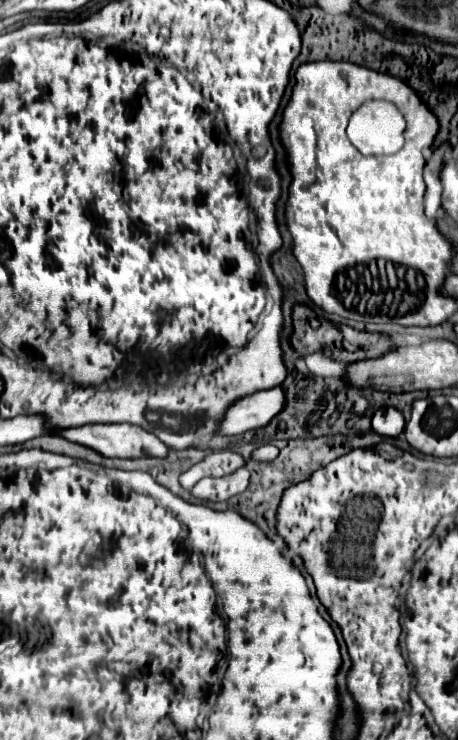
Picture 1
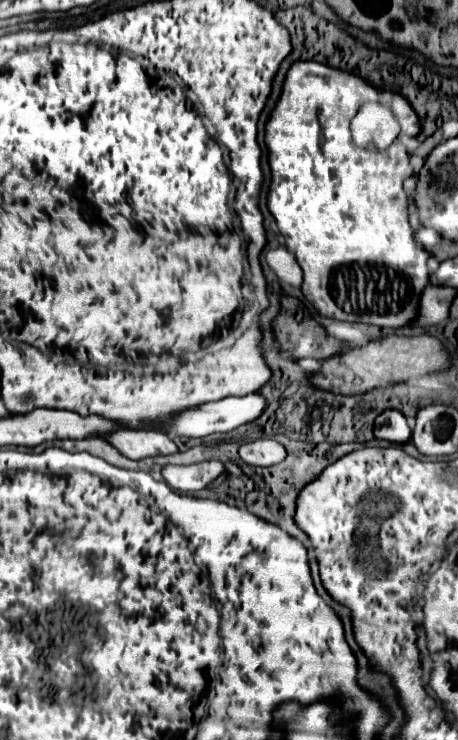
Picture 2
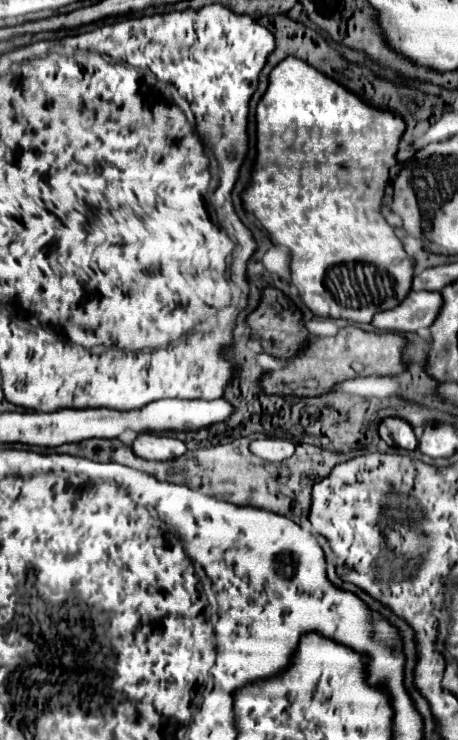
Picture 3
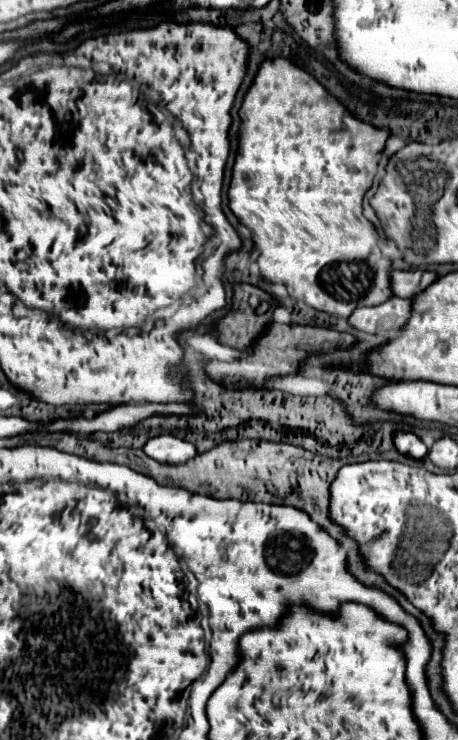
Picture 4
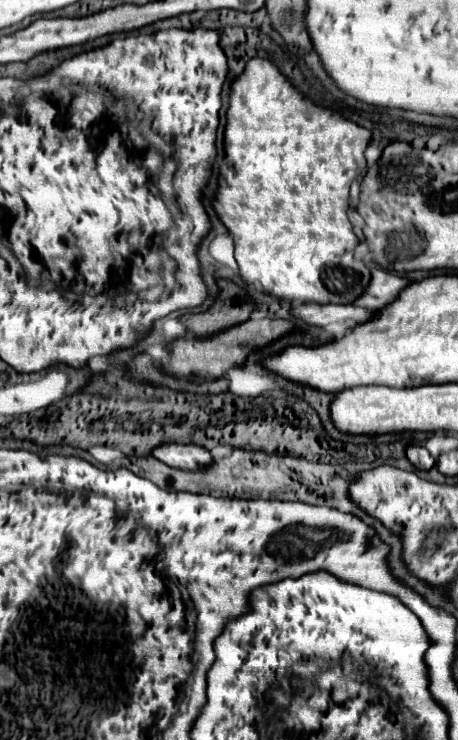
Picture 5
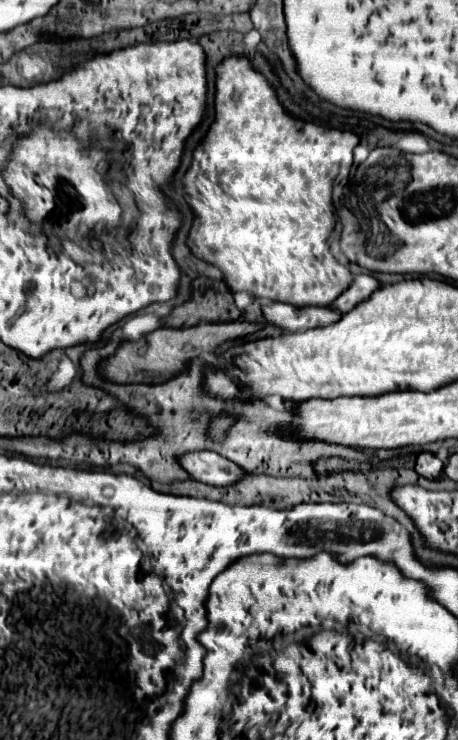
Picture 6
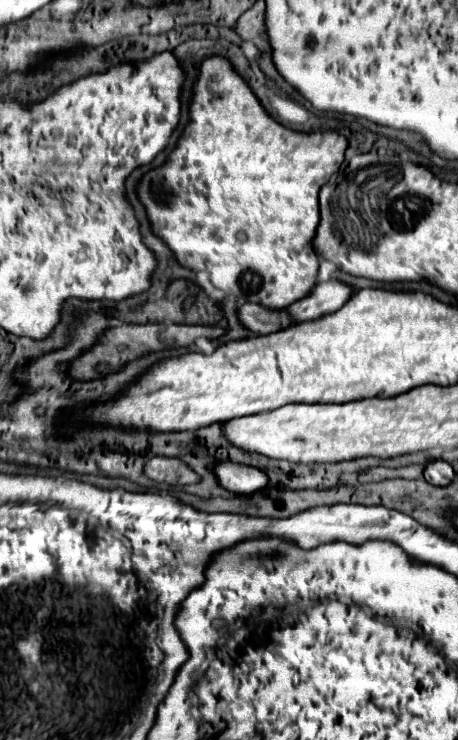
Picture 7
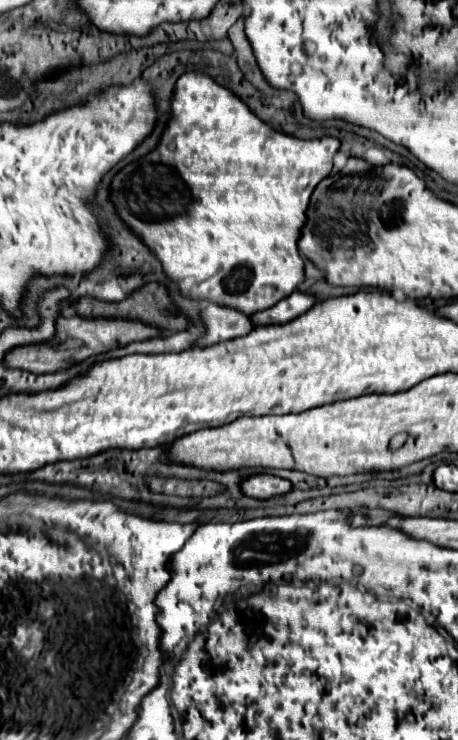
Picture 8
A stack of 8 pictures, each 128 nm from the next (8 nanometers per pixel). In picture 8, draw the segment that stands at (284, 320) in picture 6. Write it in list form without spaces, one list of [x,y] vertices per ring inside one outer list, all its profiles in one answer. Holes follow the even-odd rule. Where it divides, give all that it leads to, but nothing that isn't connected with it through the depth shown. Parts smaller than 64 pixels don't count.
[[[208,302],[208,306],[202,310],[200,316],[206,326],[206,336],[198,340],[198,346],[218,344],[224,340],[246,336],[256,328],[248,314],[236,308],[220,306],[218,302]]]

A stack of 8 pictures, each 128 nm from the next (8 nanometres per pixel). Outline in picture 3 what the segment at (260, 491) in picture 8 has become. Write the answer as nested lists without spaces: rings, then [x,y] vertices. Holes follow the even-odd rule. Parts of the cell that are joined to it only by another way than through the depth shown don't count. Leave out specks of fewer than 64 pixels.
[[[138,434],[132,442],[132,452],[144,460],[174,460],[186,452],[184,442],[170,436]]]

